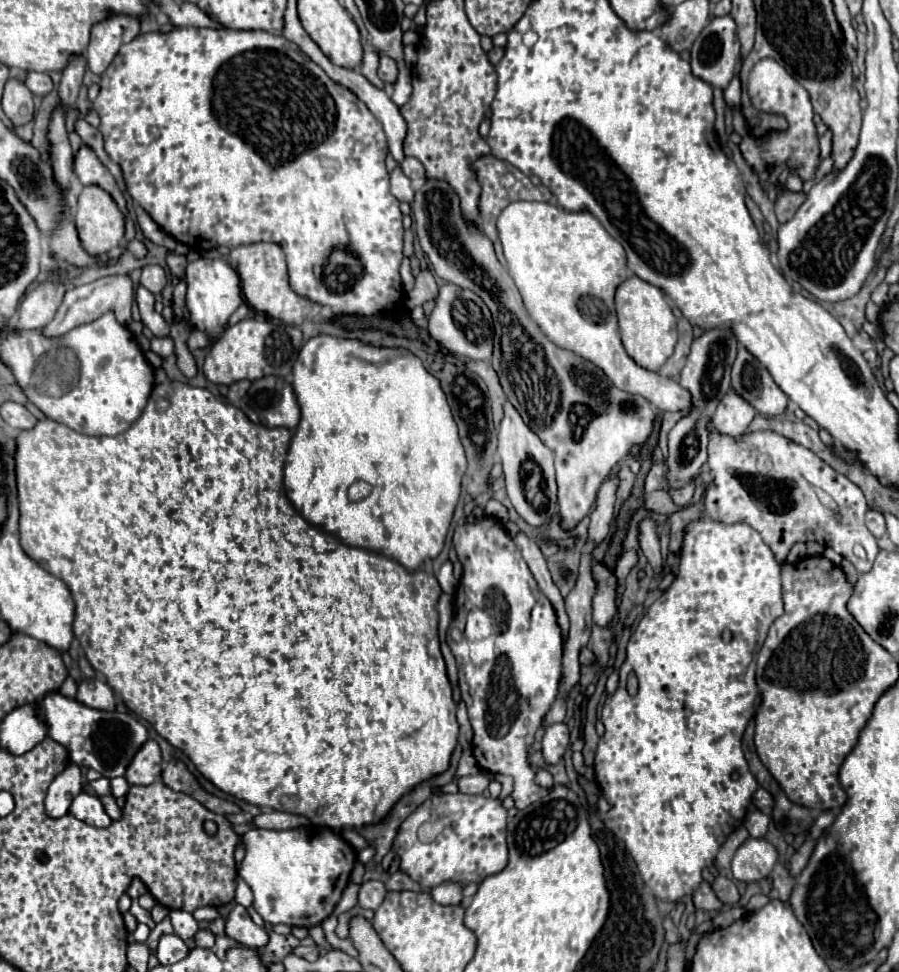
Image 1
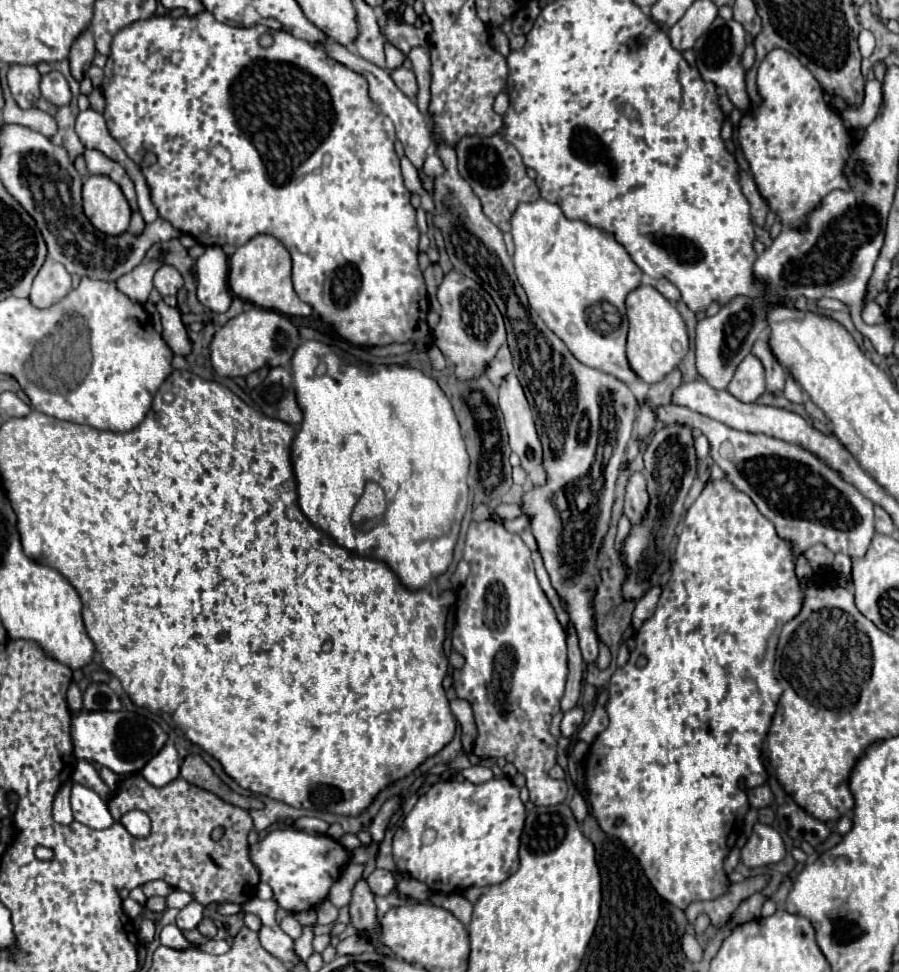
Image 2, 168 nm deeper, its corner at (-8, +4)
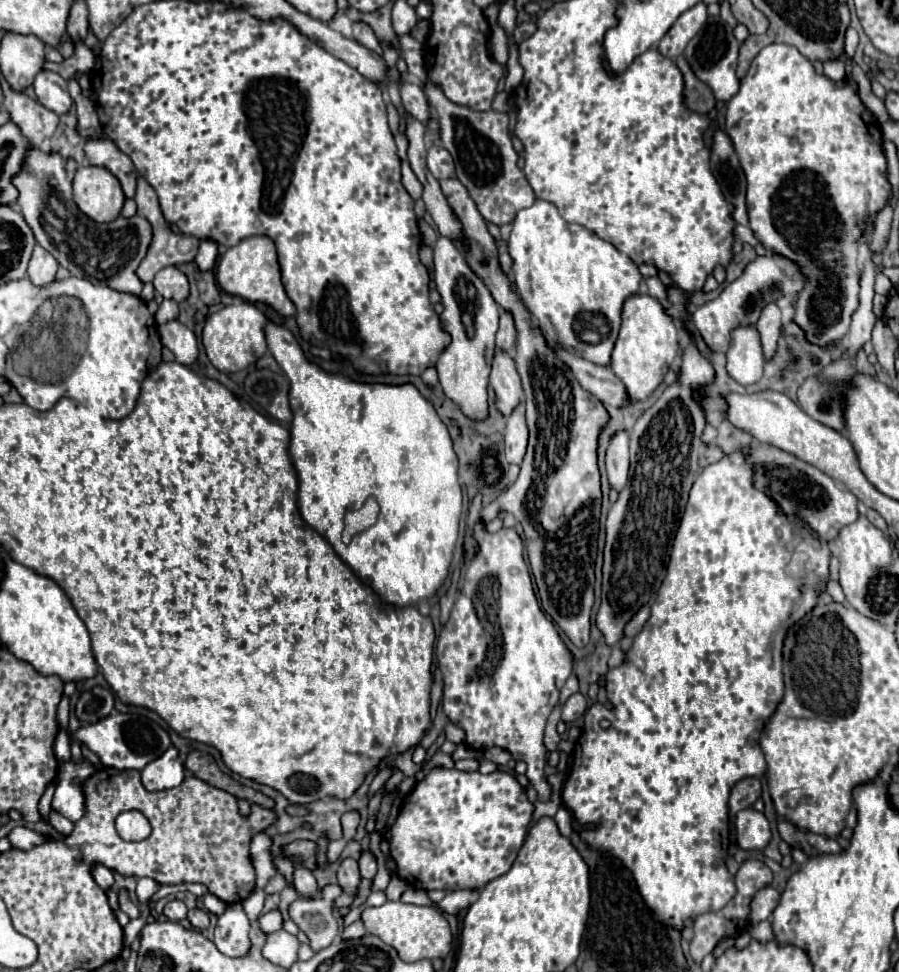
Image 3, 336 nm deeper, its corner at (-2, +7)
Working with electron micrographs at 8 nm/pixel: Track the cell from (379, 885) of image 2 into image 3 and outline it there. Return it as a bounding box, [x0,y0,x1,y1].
[359,852,377,880]

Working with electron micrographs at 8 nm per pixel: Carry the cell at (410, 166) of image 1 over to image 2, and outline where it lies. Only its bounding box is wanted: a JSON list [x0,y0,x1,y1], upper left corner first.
[423,153,443,177]

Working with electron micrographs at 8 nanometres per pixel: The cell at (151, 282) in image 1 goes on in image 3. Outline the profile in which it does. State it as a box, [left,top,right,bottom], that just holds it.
[153,266,189,302]

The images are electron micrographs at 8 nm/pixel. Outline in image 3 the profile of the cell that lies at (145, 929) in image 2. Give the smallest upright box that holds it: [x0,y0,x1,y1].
[119,892,141,920]

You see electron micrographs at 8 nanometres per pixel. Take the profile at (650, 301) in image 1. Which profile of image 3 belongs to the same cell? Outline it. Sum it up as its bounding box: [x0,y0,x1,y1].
[611,294,679,400]

